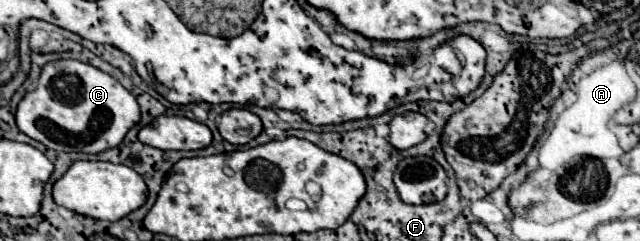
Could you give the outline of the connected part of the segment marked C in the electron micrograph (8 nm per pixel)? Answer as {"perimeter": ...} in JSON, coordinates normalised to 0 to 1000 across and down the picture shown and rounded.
{"perimeter":[[[122,249],[75,257],[66,282],[56,373],[44,382],[25,456],[28,531],[88,631],[156,639],[184,606],[216,506],[219,448],[213,407],[172,307]]]}

